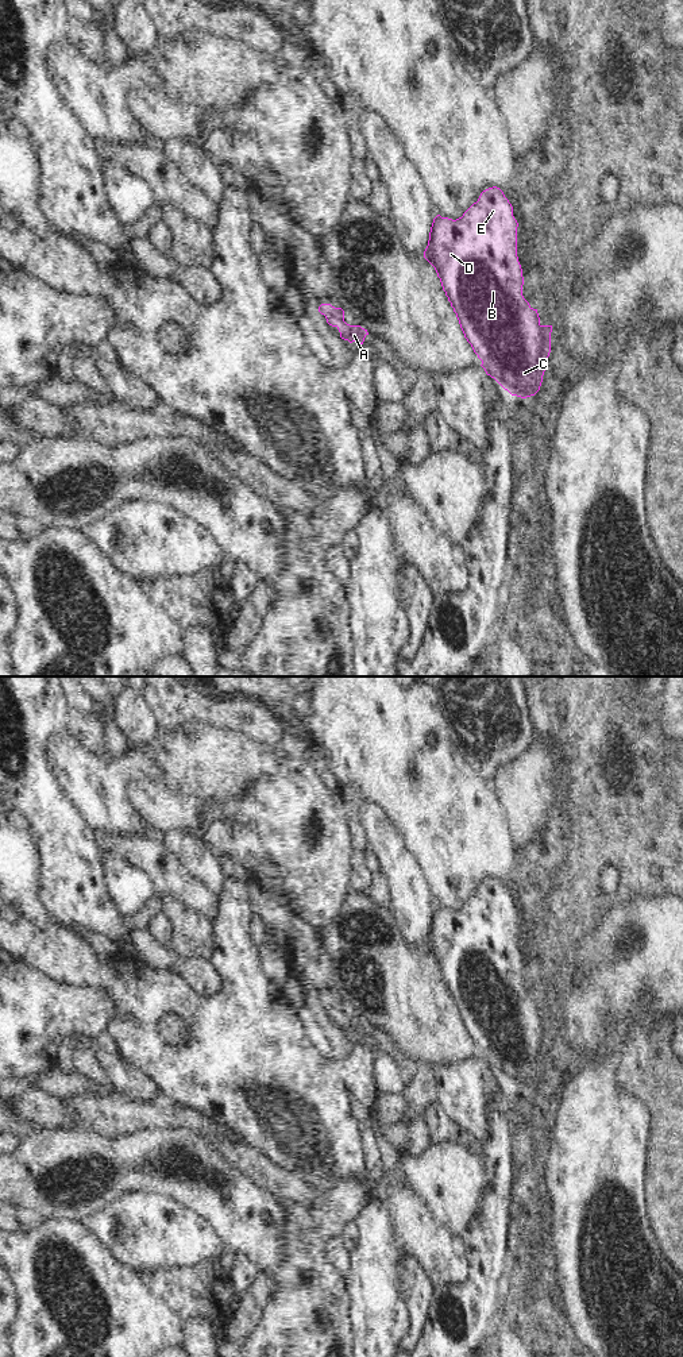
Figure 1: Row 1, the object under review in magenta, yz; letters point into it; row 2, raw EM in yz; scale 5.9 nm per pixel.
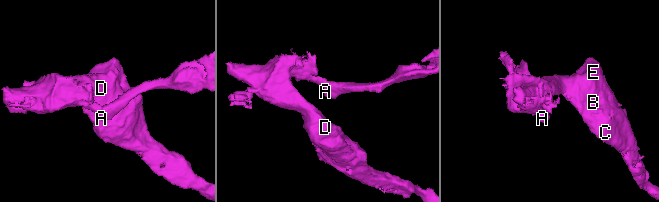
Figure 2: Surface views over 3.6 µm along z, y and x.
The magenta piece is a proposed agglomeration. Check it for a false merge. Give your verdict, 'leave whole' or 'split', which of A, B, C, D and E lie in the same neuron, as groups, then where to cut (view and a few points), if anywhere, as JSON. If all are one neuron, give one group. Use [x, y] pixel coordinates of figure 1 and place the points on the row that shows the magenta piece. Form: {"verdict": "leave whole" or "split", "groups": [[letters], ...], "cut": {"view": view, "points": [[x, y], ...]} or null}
{"verdict": "leave whole", "groups": [["A", "B", "C", "D", "E"]], "cut": null}

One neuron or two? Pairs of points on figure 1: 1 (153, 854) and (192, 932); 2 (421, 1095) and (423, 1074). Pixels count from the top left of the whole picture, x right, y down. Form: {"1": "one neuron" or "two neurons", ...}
{"1": "two neurons", "2": "one neuron"}

